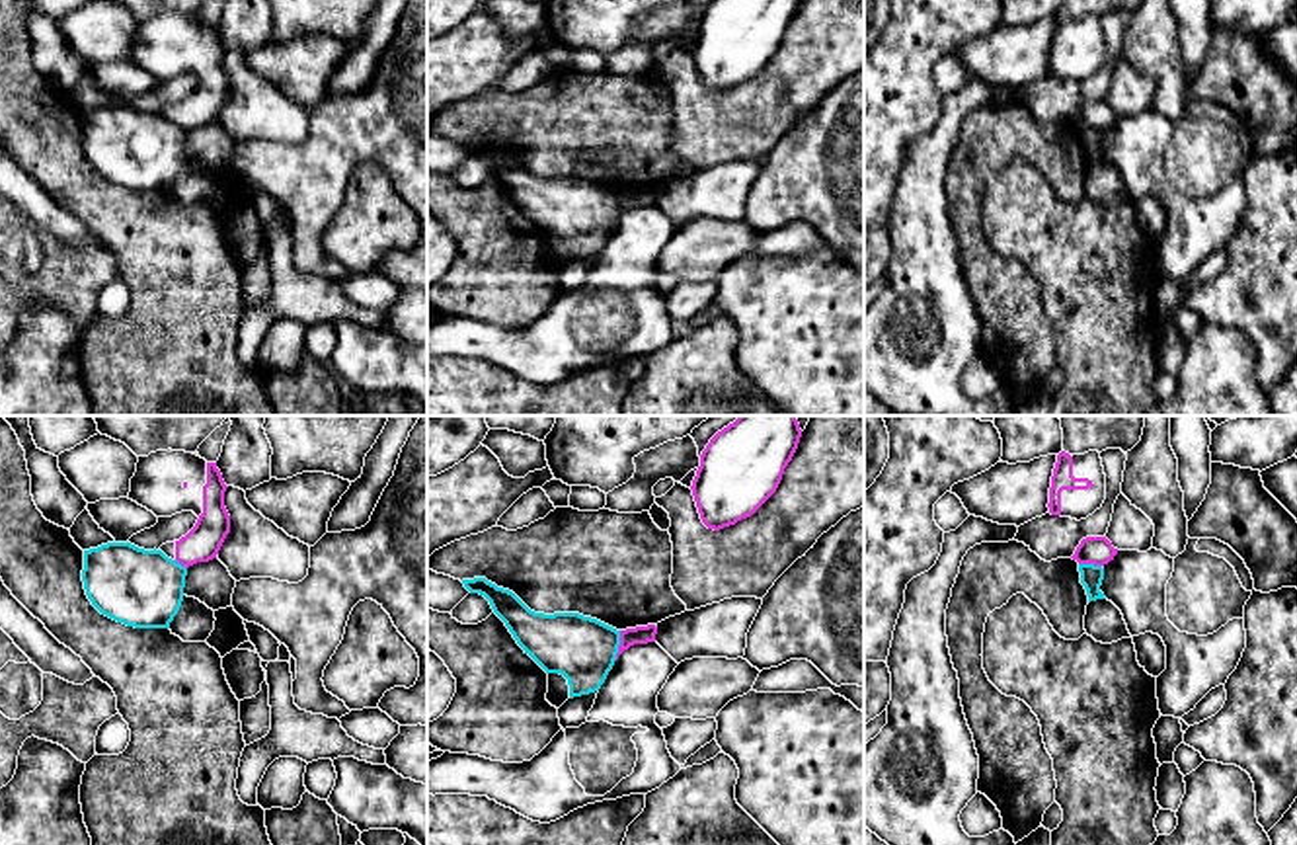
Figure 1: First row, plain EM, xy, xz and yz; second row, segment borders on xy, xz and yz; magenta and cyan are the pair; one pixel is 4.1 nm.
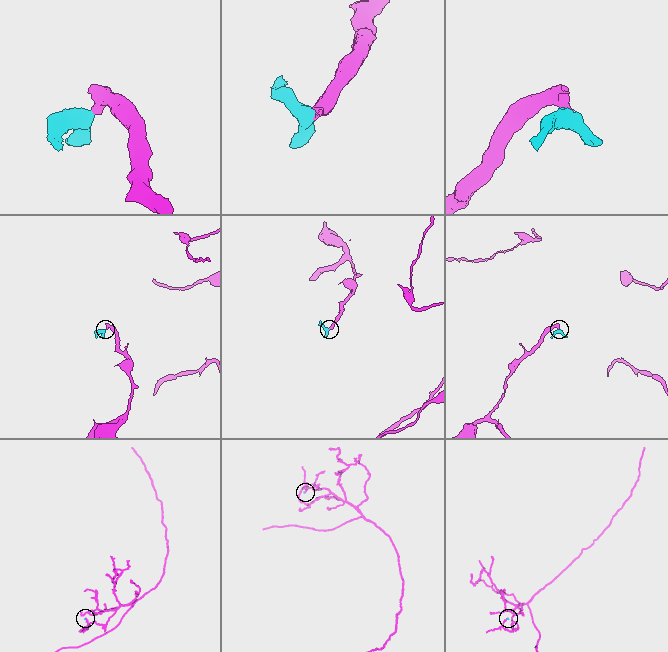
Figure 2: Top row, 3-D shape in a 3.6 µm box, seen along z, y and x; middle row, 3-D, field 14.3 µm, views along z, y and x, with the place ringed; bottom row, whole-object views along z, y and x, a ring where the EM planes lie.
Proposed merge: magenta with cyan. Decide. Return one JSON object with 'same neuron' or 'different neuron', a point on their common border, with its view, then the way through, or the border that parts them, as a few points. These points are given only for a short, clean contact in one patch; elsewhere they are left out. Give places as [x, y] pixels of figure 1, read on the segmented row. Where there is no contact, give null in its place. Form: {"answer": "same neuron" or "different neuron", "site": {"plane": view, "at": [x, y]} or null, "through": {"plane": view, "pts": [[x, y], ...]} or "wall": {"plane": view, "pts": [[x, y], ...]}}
{"answer": "different neuron", "site": {"plane": "xz", "at": [619, 646]}, "wall": {"plane": "xz", "pts": [[621, 631], [621, 643], [613, 660]]}}

